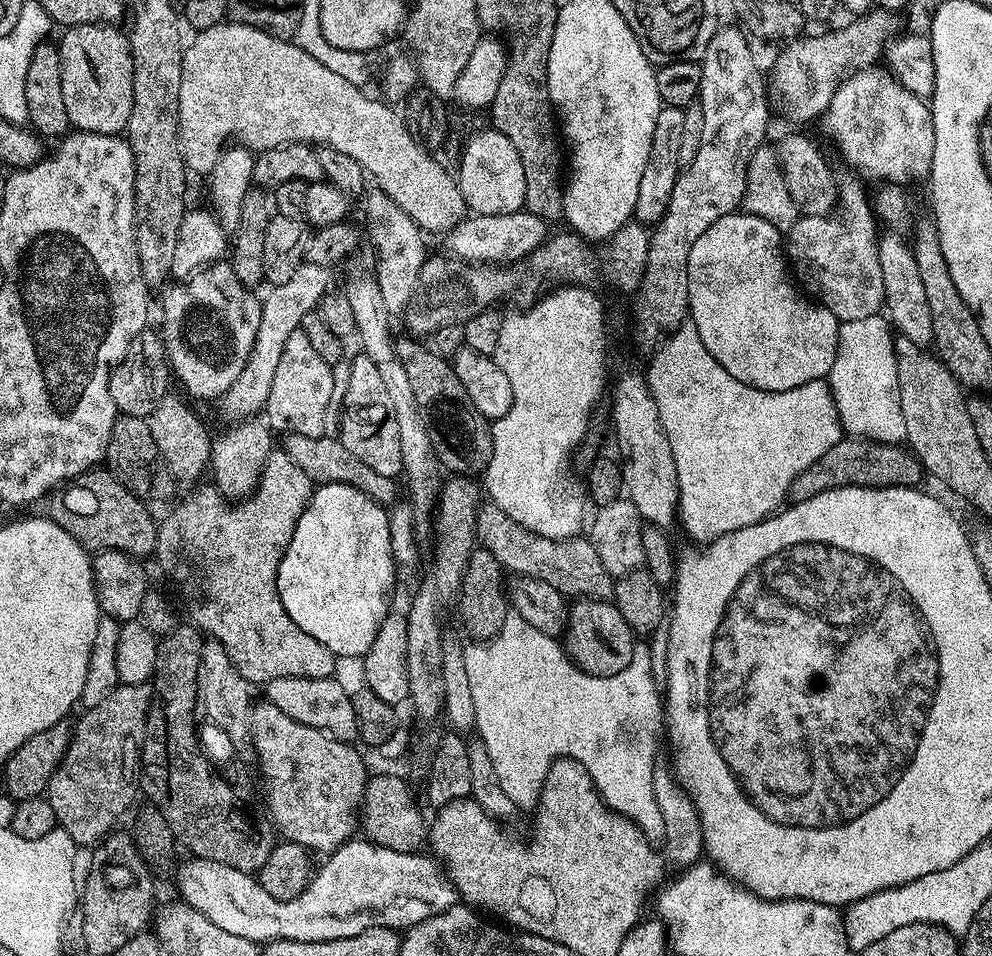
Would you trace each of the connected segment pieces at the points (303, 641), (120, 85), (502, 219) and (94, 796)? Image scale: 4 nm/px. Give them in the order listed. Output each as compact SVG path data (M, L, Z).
M273 450L268 455L268 461L262 470L258 486L250 496L245 496L243 500L232 503L215 486L196 488L165 520L161 519L159 521L156 529L154 560L160 563L161 570L172 579L173 586L180 591L181 598L188 603L189 617L187 616L187 619L195 627L199 628L205 637L217 640L223 646L226 654L230 658L230 662L234 662L238 674L242 674L242 678L246 678L249 685L252 686L269 684L274 678L329 678L335 673L332 671L335 670L336 664L338 664L336 655L326 646L322 646L322 642L318 642L318 638L310 638L310 634L306 634L302 630L298 630L298 626L294 626L290 614L286 614L286 610L282 606L282 598L278 598L278 590L276 589L278 566L284 557L284 548L290 546L290 538L294 538L294 526L298 526L298 518L302 518L302 510L306 510L313 491L313 482L310 478L306 478L306 473L285 452L282 450Z
M74 24L58 40L62 58L62 103L66 105L69 125L77 132L118 136L130 122L130 110L134 110L134 64L127 35L120 30L107 24Z
M527 210L502 216L469 215L454 225L446 234L448 248L453 257L465 264L477 266L512 266L523 256L531 257L549 239L549 221Z
M119 683L104 701L98 702L98 706L87 709L83 713L85 716L74 724L66 754L52 777L48 779L46 798L50 806L54 806L57 825L64 828L66 834L70 834L76 845L99 845L104 837L117 827L116 819L131 806L136 792L138 796L138 765L150 705L152 705L152 689L147 683L140 685Z

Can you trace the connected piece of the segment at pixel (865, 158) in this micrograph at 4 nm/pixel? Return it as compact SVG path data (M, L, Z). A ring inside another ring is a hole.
M868 66L840 81L822 117L824 132L836 143L840 156L868 180L905 182L929 175L934 158L931 107L906 90L887 71Z

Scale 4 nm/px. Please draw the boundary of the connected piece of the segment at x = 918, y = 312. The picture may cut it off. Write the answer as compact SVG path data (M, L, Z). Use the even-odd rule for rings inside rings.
M891 230L885 233L885 236L883 233L878 240L878 262L882 266L887 319L895 329L898 329L899 335L908 336L911 342L923 346L931 345L934 321L930 319L930 305L922 287L918 262L914 262L909 241L901 233Z

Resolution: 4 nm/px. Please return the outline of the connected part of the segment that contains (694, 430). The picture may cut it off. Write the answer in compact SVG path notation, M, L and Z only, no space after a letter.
M691 322L672 329L656 350L654 395L662 430L666 430L670 454L674 458L680 495L678 524L700 546L734 530L742 530L742 526L754 526L773 515L789 499L792 484L798 476L808 466L814 466L814 462L818 462L818 458L822 458L830 446L842 439L838 410L827 379L806 382L806 386L781 392L746 386L738 382L734 374L726 374L726 370L722 370L710 350L702 346L698 330Z

